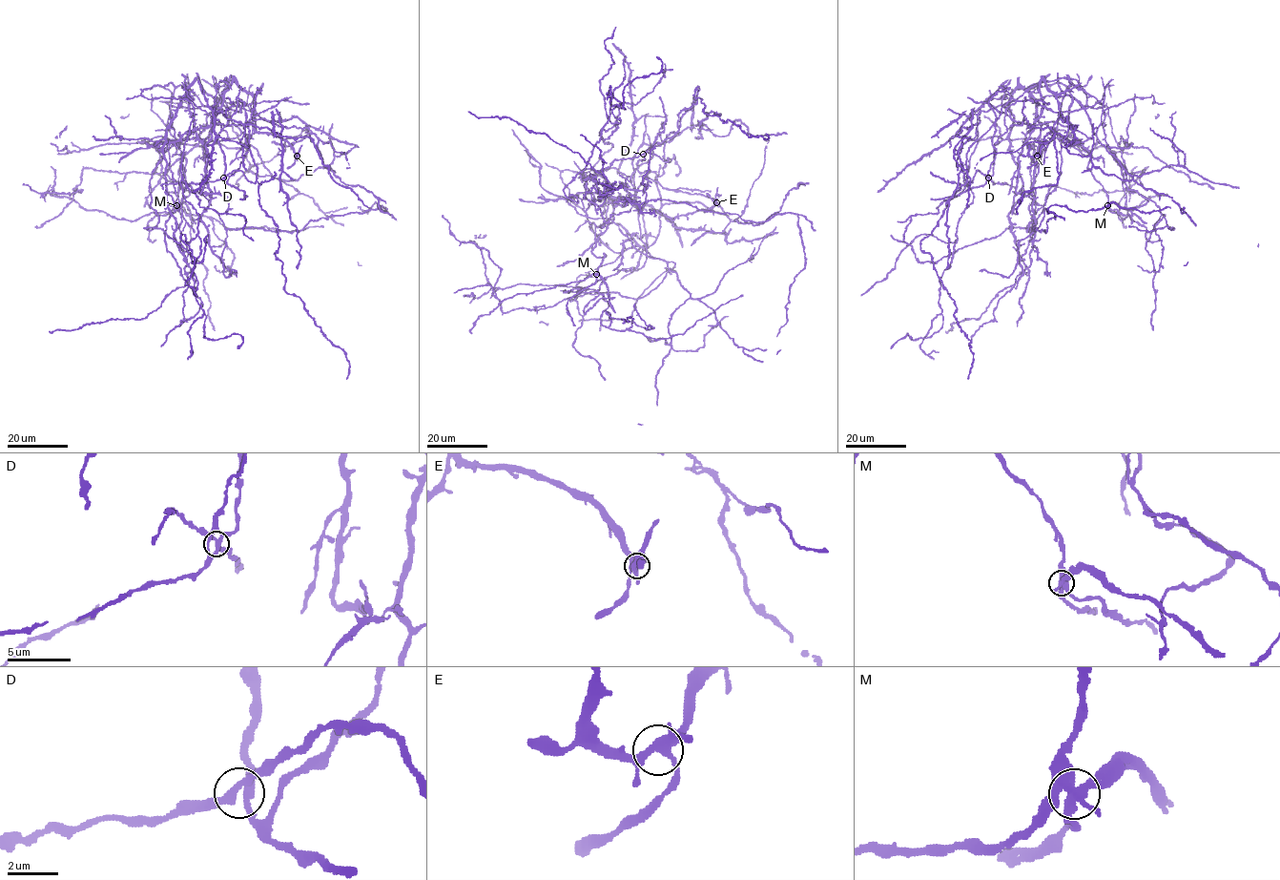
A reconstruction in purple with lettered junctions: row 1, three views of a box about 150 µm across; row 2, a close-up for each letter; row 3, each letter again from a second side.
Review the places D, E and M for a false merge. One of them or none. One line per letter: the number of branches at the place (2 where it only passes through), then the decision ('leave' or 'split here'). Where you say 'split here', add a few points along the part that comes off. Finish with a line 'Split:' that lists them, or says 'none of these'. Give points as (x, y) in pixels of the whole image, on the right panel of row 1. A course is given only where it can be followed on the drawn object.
D: 4 | leave
E: 5 | leave
M: 5 | split here | (1107, 206), (1115, 203), (1128, 209), (1146, 223)
Split: M

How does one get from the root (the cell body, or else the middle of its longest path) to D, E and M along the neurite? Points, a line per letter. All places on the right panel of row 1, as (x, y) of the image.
D: (1087, 106), (1054, 112), (1028, 100), (1012, 103), (988, 178)
E: (1087, 106), (1081, 103), (1093, 133), (1130, 180), (1070, 154), (1077, 126), (1061, 115), (1037, 156)
M: (1087, 106), (1086, 94), (1070, 85), (1062, 102), (1057, 136), (1091, 155), (1088, 169), (1103, 187), (1107, 206)

